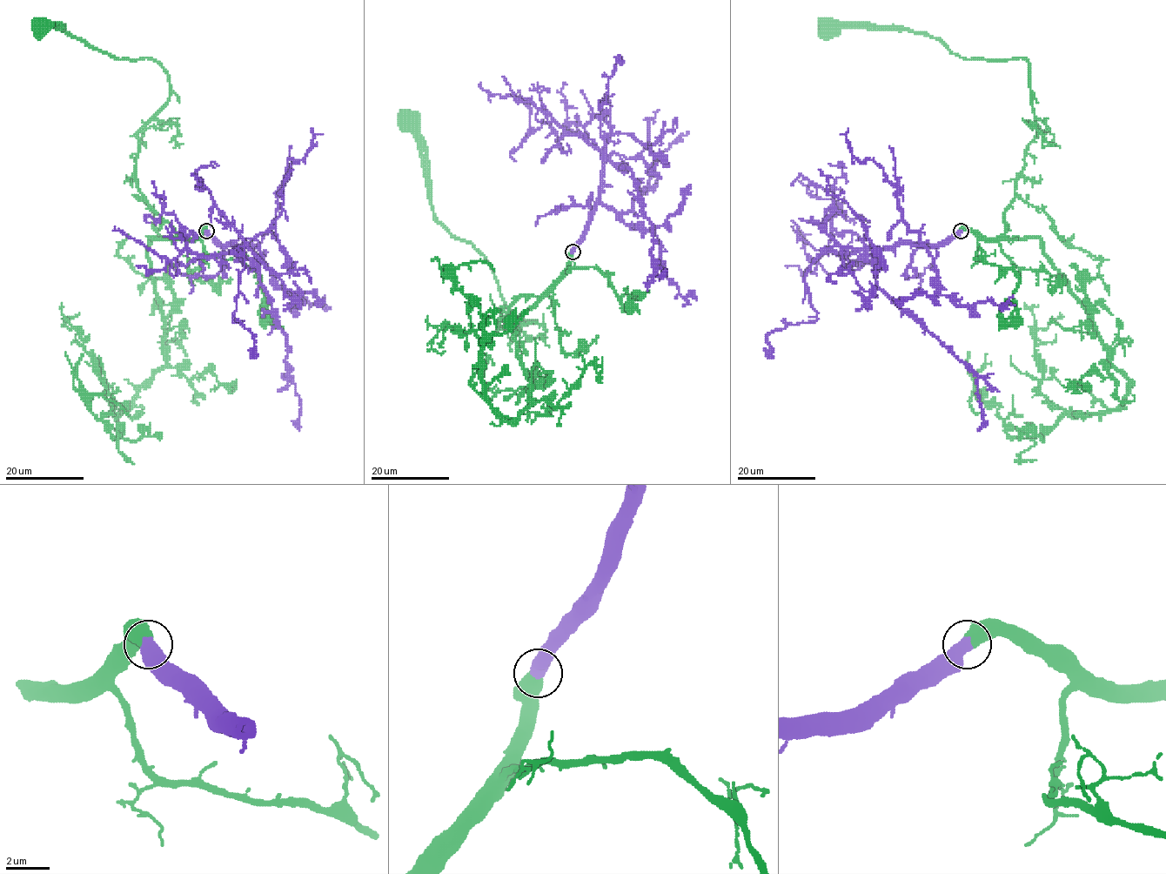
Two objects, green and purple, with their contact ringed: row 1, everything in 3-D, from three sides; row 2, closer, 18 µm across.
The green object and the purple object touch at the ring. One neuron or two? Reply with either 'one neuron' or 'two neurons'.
one neuron

